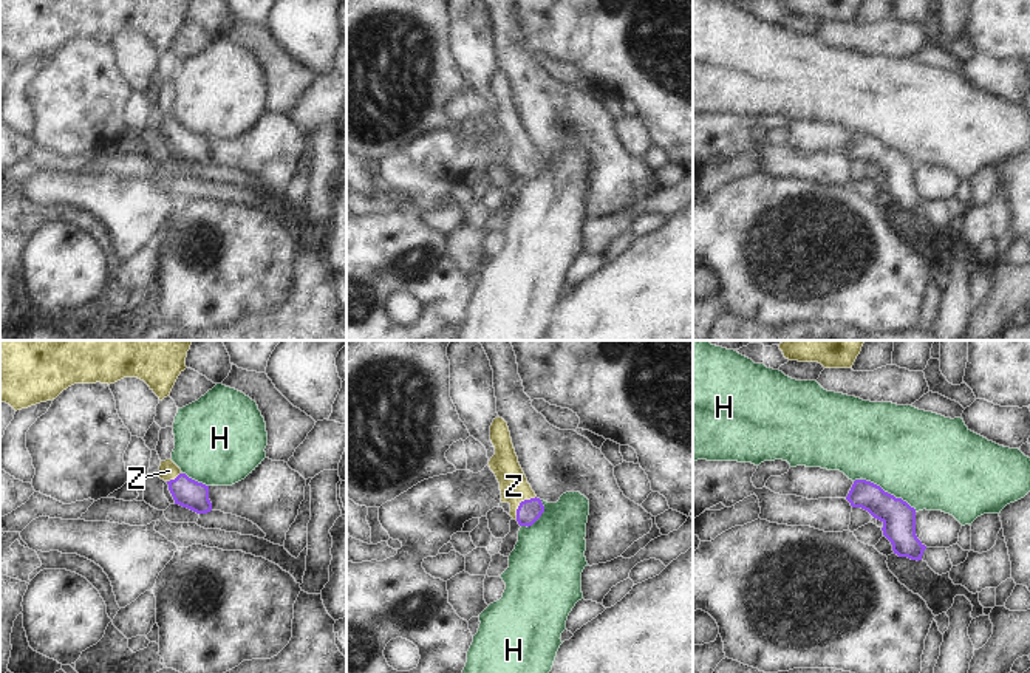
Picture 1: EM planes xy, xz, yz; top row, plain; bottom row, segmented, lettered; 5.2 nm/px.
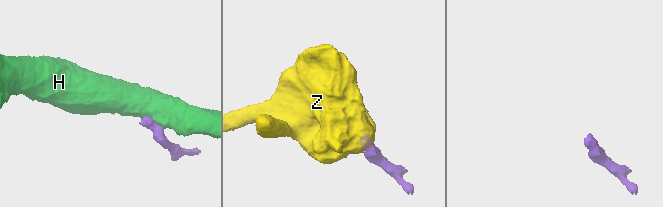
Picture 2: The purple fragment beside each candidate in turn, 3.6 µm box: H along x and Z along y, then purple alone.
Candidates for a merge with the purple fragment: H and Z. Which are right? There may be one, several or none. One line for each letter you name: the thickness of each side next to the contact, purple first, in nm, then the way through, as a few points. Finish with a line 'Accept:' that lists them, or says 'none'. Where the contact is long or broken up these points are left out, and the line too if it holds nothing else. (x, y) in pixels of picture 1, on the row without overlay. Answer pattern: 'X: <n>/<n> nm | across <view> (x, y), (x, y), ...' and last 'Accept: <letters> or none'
Z: 120/150 nm | across xz (529, 164), (520, 157), (520, 149), (514, 140)
Accept: Z

